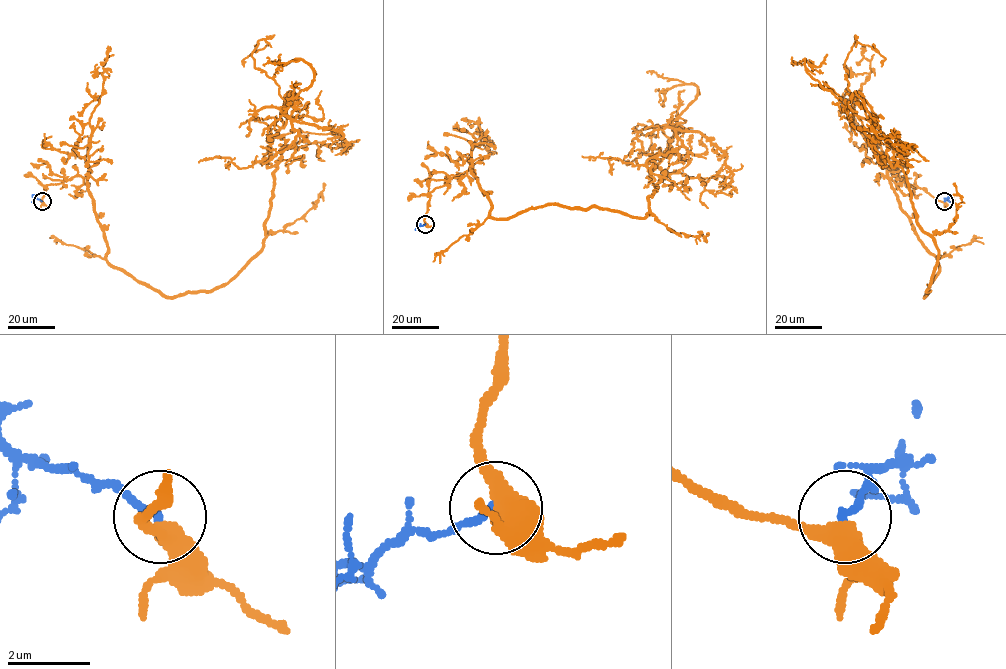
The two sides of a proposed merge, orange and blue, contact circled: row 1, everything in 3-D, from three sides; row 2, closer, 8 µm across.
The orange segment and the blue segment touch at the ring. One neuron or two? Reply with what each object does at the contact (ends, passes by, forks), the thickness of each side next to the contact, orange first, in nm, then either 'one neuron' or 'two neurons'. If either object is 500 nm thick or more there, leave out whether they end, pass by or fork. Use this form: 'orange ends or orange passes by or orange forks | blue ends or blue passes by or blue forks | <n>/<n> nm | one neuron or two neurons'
orange passes by | blue ends | 420/180 nm | two neurons

